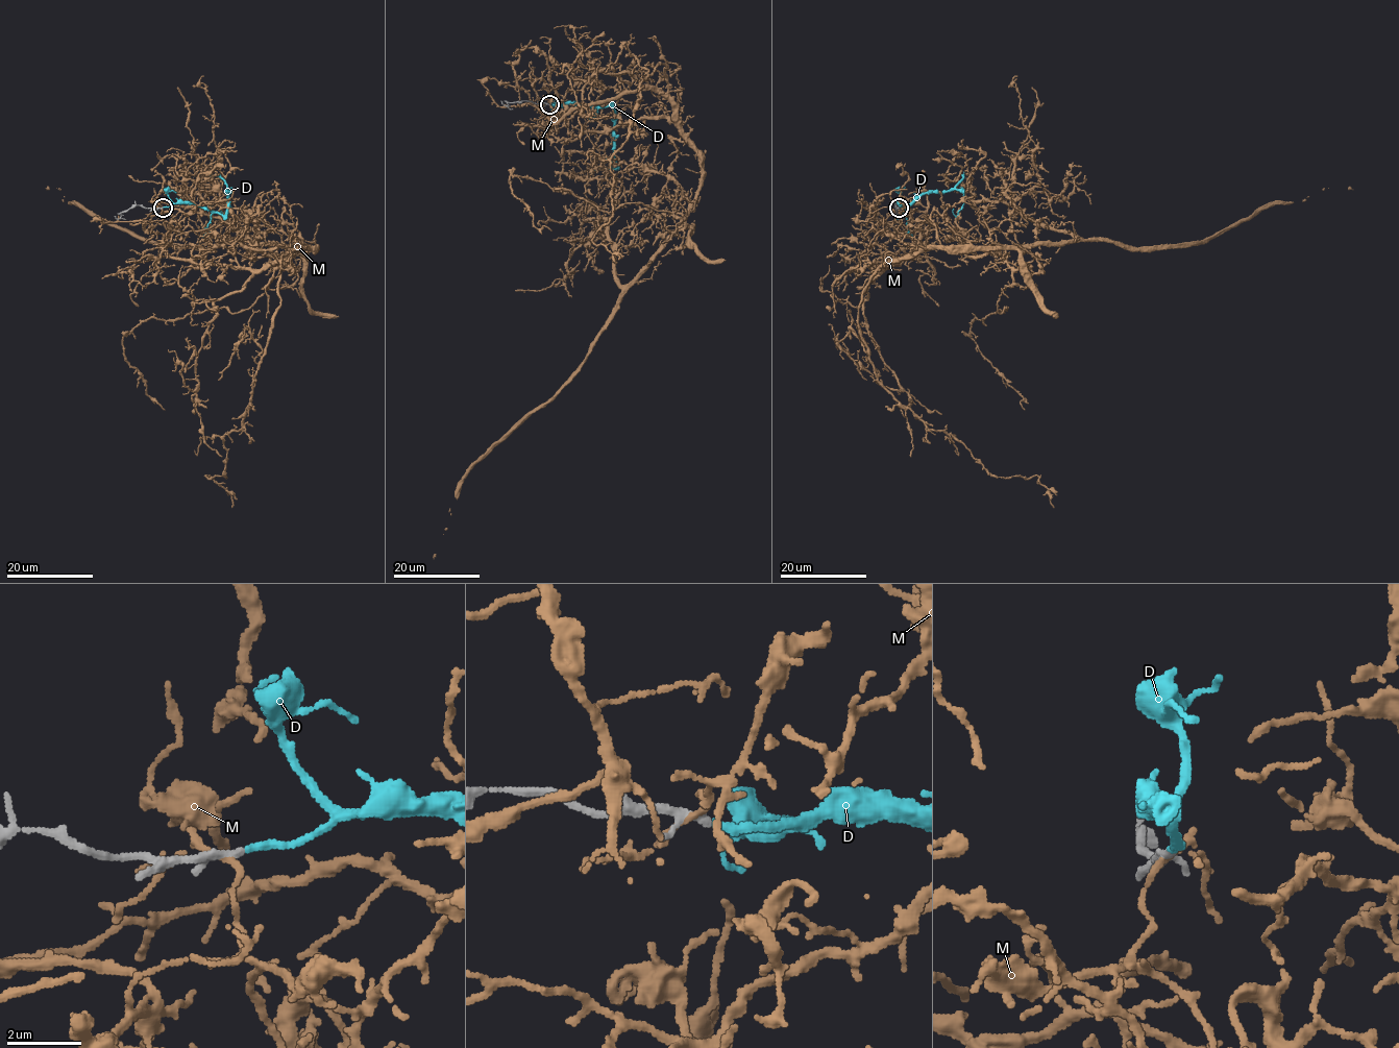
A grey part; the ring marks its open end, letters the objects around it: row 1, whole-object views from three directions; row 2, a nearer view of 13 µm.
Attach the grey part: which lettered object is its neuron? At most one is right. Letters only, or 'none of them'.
D

